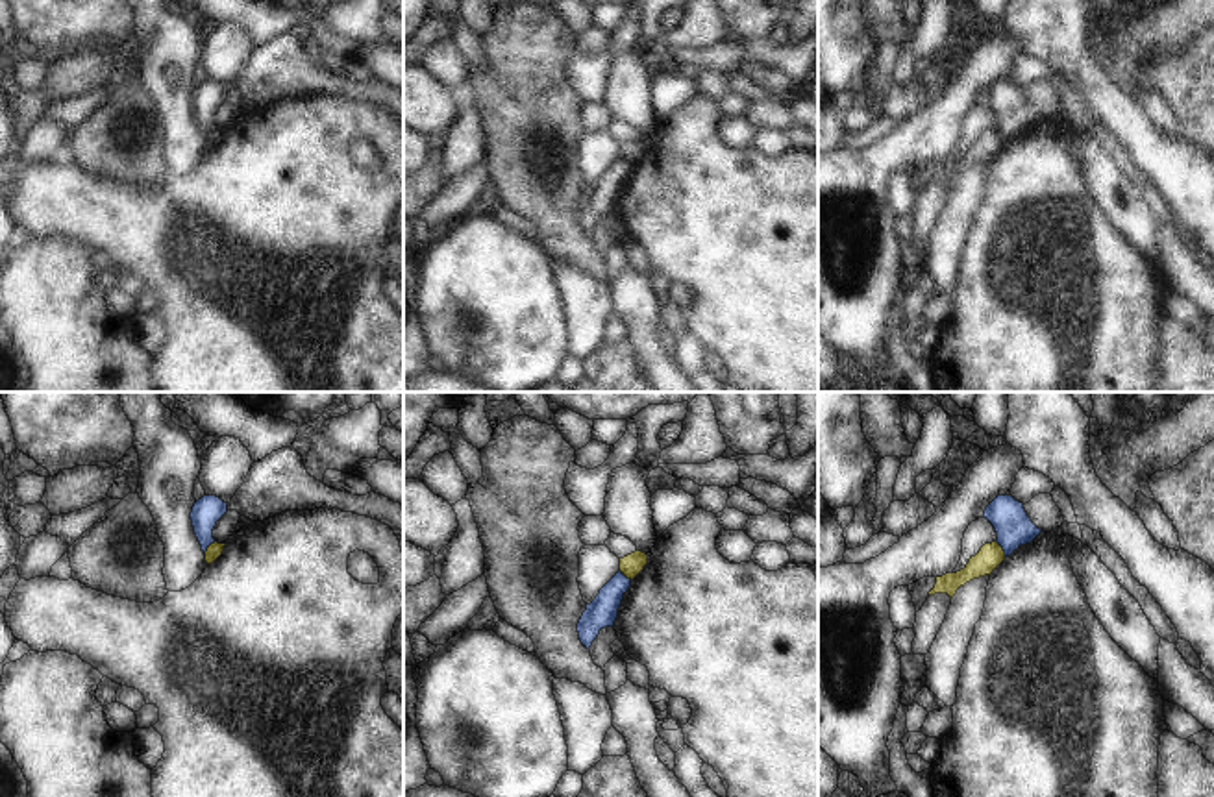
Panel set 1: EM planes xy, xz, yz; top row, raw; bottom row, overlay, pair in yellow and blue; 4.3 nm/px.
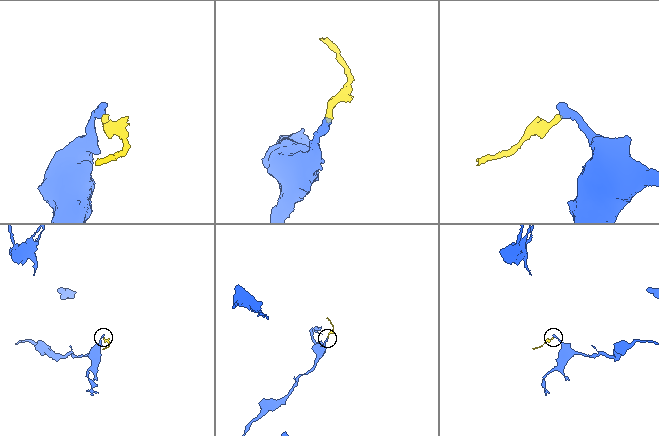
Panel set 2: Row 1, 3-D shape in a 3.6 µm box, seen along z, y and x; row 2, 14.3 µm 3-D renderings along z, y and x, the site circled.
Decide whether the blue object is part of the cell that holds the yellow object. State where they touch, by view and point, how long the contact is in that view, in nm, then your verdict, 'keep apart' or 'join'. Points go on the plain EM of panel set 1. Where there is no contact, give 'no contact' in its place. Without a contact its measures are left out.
yz (1002, 134) | 80 nm | keep apart

